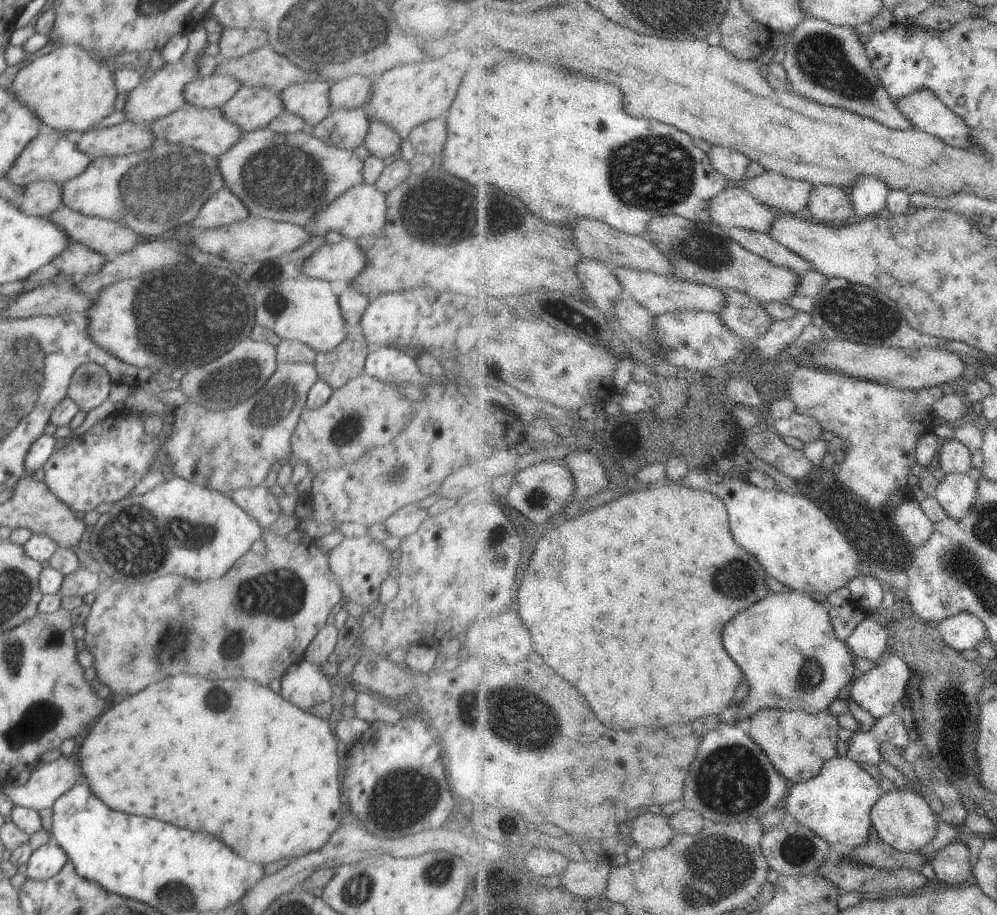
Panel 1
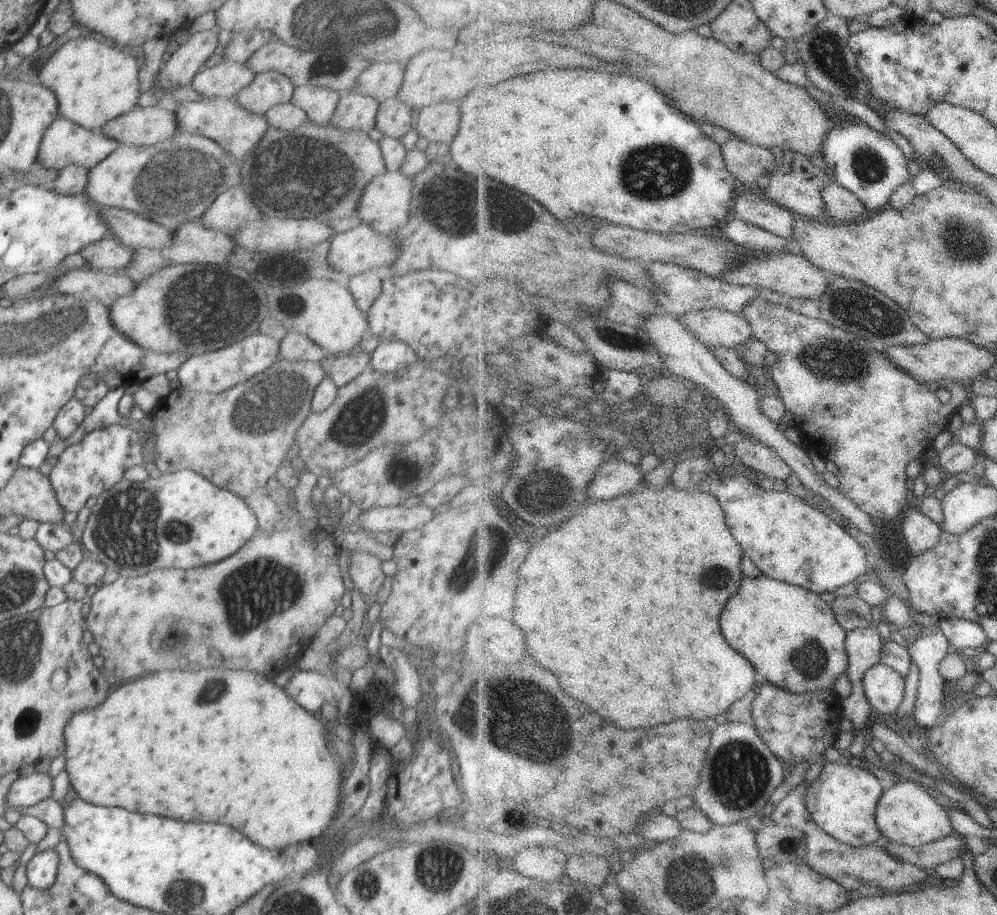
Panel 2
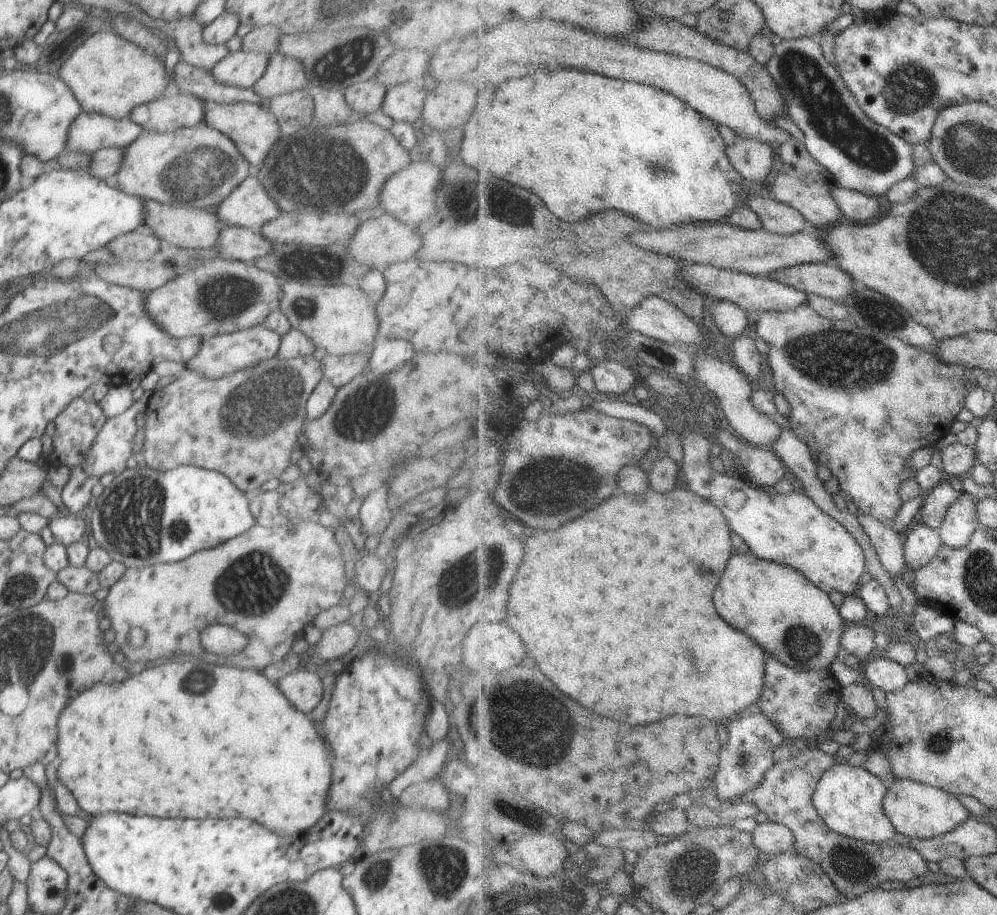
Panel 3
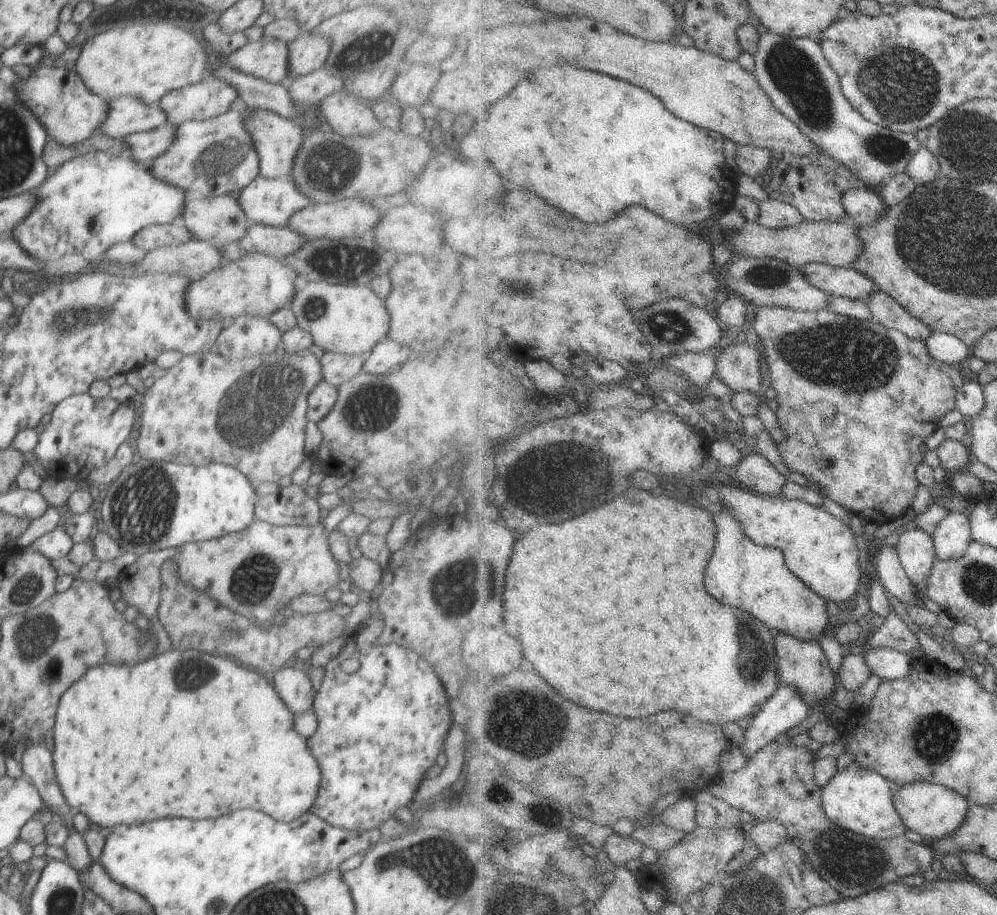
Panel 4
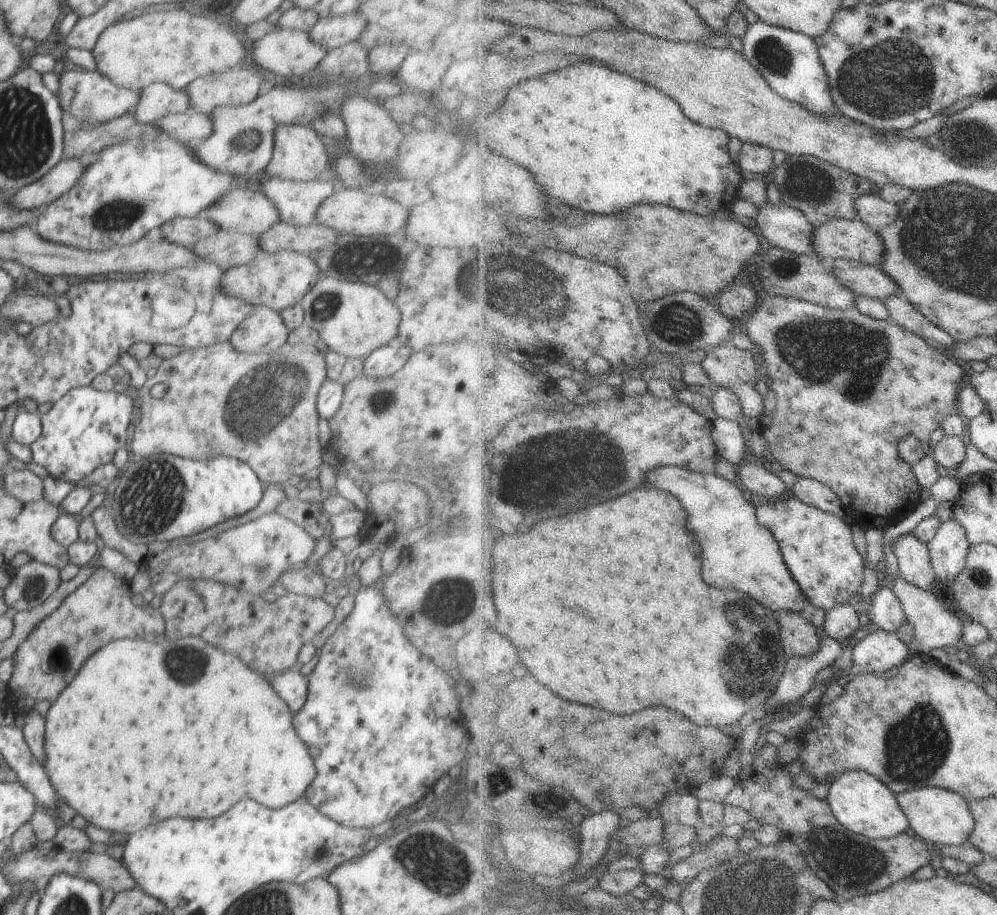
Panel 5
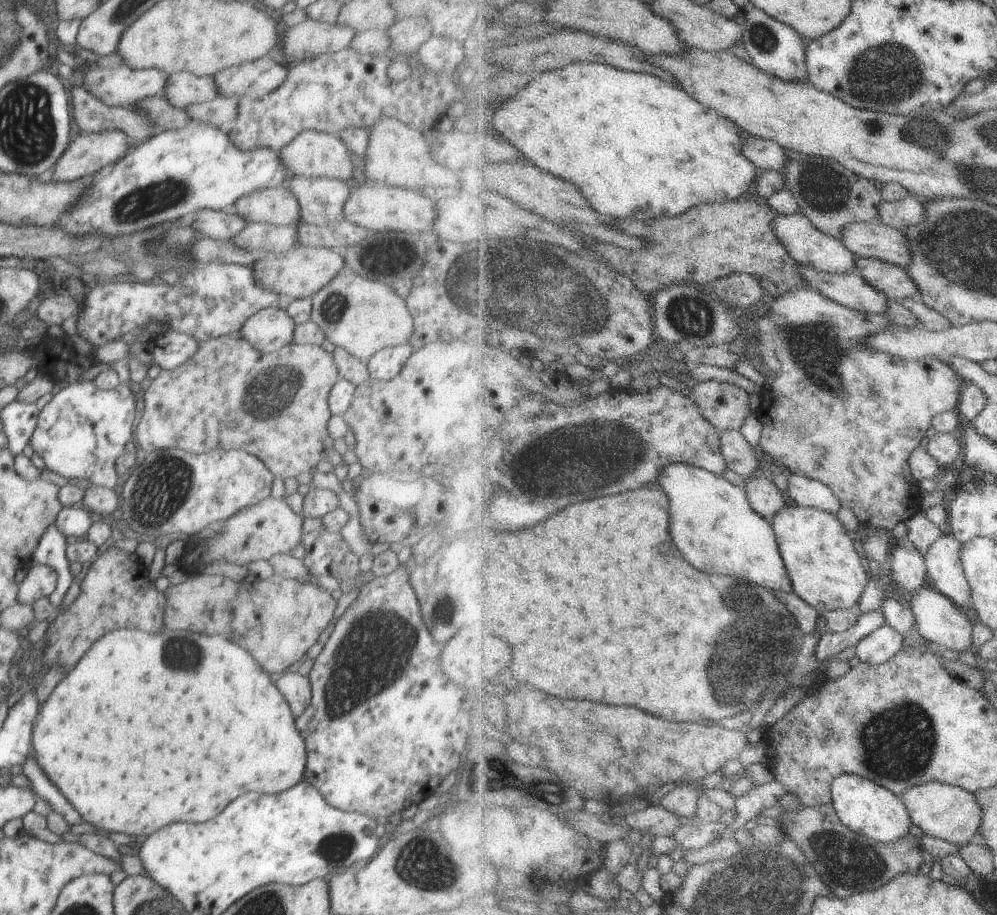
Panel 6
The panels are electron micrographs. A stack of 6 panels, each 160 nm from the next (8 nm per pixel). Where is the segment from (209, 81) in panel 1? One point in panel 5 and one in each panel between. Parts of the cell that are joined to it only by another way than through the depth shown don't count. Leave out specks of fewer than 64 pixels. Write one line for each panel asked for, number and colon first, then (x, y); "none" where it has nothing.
2: (227, 79)
3: (238, 69)
4: (266, 59)
5: (290, 53)

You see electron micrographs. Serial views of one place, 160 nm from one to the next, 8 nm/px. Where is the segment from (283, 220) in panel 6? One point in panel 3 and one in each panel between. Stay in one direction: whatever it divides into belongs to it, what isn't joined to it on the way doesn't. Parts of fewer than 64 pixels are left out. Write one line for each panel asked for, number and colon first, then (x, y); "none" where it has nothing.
3: (188, 227)
4: (220, 219)
5: (246, 211)

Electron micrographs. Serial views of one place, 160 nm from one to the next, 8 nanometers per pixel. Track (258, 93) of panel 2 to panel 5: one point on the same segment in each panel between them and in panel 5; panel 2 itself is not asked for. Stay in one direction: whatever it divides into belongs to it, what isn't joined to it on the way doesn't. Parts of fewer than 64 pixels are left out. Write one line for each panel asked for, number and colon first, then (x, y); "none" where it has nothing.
3: (283, 75)
4: (307, 53)
5: (333, 32)

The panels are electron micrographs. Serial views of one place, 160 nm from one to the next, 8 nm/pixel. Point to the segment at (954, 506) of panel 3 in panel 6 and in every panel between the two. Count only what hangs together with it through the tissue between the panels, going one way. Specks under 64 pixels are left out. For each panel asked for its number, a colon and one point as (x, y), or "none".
4: (951, 540)
5: (948, 550)
6: (945, 574)

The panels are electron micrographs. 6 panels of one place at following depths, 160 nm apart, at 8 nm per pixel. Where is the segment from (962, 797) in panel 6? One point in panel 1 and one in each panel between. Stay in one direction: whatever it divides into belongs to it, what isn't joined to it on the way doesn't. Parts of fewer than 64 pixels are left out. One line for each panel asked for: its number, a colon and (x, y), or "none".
1: (903, 819)
2: (908, 814)
3: (921, 811)
4: (934, 812)
5: (939, 815)

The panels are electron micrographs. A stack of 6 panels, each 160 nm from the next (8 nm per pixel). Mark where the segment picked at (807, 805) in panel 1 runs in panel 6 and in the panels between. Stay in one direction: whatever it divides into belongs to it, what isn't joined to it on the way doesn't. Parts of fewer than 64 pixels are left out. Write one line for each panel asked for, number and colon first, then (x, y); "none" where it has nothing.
2: (844, 799)
3: (851, 799)
4: (863, 800)
5: (863, 803)
6: (870, 808)

